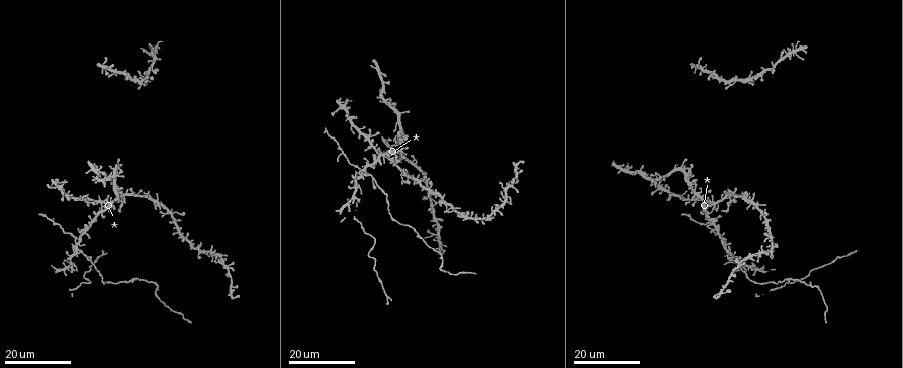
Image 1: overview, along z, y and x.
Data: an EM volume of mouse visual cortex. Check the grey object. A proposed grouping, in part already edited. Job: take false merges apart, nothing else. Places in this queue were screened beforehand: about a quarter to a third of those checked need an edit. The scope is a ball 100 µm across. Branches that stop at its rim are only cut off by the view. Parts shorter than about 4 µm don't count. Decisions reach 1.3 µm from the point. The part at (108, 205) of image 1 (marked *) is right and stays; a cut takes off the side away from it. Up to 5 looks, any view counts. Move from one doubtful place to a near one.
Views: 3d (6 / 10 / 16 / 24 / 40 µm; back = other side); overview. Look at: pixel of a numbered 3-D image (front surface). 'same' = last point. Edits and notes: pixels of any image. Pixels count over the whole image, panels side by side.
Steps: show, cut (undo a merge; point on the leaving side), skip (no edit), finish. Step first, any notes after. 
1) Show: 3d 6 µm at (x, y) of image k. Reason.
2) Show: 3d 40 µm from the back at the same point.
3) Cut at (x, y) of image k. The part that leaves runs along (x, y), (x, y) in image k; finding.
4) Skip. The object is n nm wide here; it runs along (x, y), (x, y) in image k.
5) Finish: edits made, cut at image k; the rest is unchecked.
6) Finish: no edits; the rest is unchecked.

Show: 3d 24 µm at (123, 195) of image 1. Side arm on a straight run.

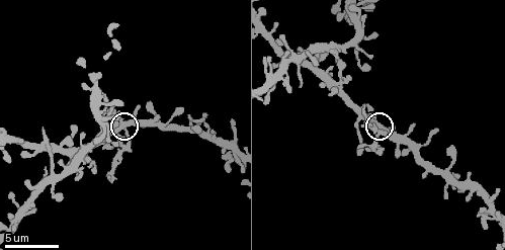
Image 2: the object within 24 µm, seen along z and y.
Show: 3d 10 µm at (125, 127) of image 2.

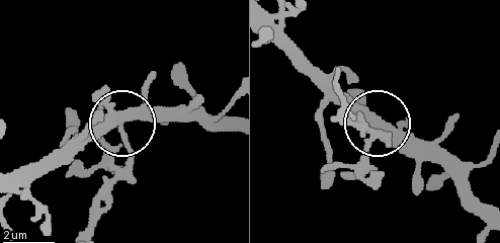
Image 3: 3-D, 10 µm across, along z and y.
Cut at (126, 163) of image 3. The part that leaves runs along (120, 128), (127, 164), (94, 230) in image 3; two neurons meet here.

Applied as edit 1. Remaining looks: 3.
Show: 3d 16 µm at (172, 214) of image 1. Thin arm on a thick one.

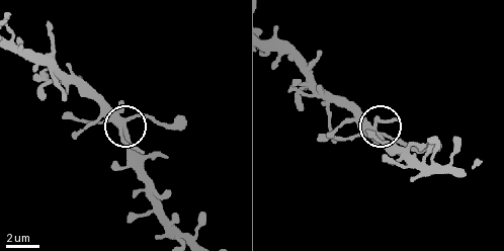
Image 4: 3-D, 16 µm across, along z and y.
Show: 3d 6 µm at (123, 124) of image 4.

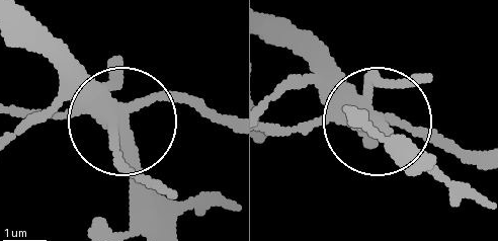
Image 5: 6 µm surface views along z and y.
Skip. The object is 380 nm wide here; continuous, no second neuron.

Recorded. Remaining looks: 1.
Finish: edits made, cut at image 3; the rest is unchecked.

